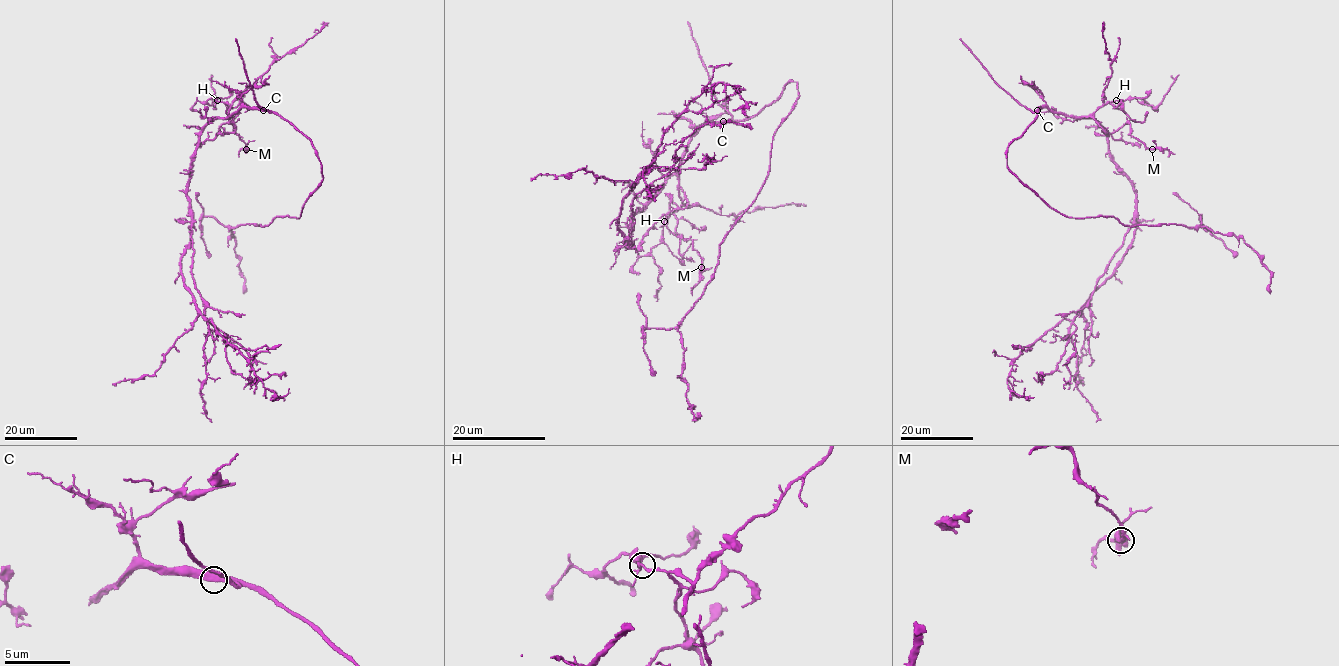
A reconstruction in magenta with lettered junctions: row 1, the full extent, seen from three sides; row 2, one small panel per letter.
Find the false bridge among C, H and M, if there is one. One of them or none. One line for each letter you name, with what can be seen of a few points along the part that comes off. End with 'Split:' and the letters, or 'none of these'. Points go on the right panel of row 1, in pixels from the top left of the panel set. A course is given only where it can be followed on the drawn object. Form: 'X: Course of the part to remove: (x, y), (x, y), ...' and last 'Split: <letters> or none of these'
Split: none of these

